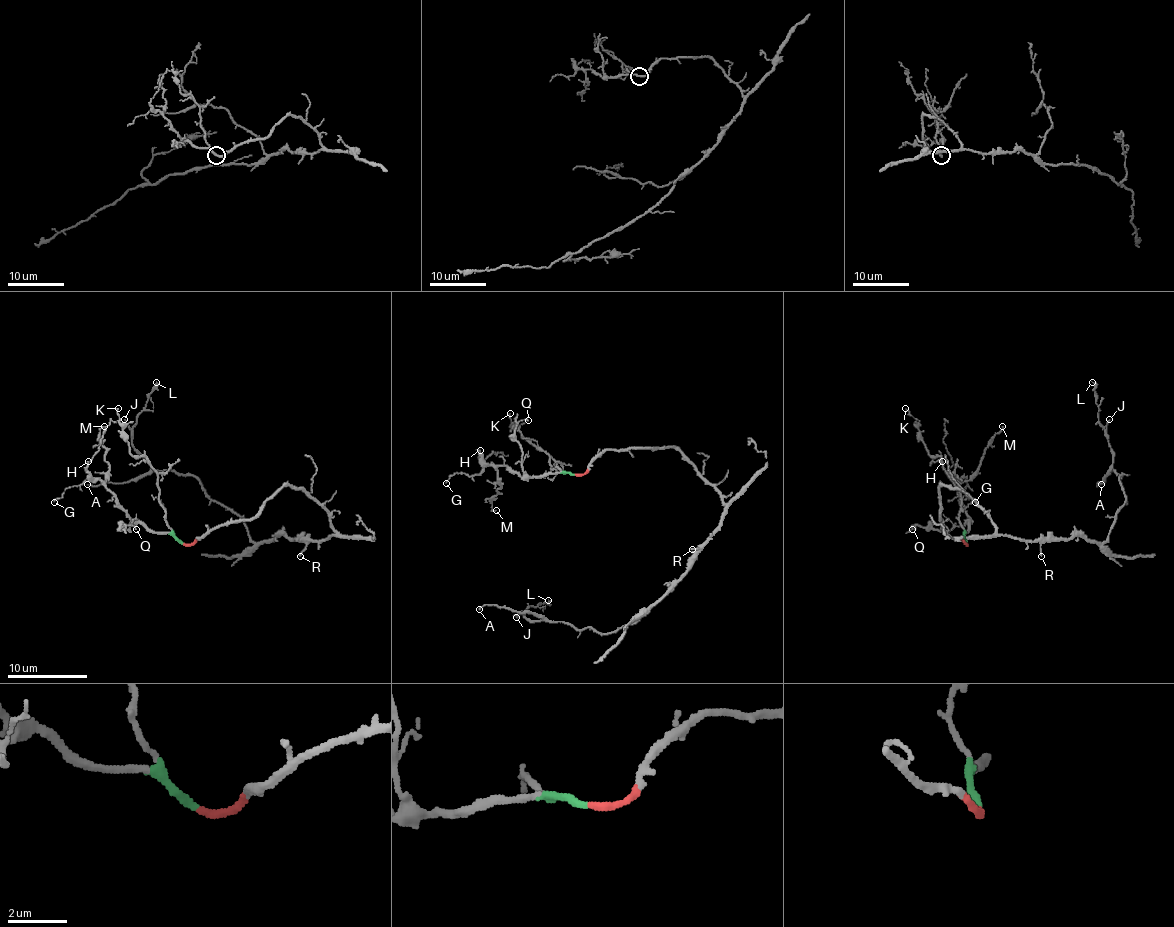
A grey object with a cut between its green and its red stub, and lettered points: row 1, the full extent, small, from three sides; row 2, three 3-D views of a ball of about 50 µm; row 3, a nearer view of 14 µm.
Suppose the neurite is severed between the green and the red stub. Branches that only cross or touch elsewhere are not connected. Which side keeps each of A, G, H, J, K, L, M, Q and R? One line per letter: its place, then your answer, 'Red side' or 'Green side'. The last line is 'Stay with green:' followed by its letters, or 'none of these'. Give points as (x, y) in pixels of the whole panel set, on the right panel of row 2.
A: Place: (1101, 484). Red side
G: Place: (975, 502). Green side
H: Place: (942, 461). Green side
J: Place: (1109, 419). Red side
K: Place: (905, 408). Green side
L: Place: (1092, 382). Red side
M: Place: (1002, 426). Green side
Q: Place: (912, 529). Green side
R: Place: (1041, 556). Red side
Stay with green: G, H, K, M, Q

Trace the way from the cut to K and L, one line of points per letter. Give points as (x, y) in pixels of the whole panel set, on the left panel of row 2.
K: (183, 542), (167, 522), (158, 490), (158, 474), (148, 462), (130, 452), (118, 408)
L: (183, 542), (249, 520), (285, 486), (333, 532), (255, 542), (193, 476), (156, 470), (132, 434), (156, 382)

